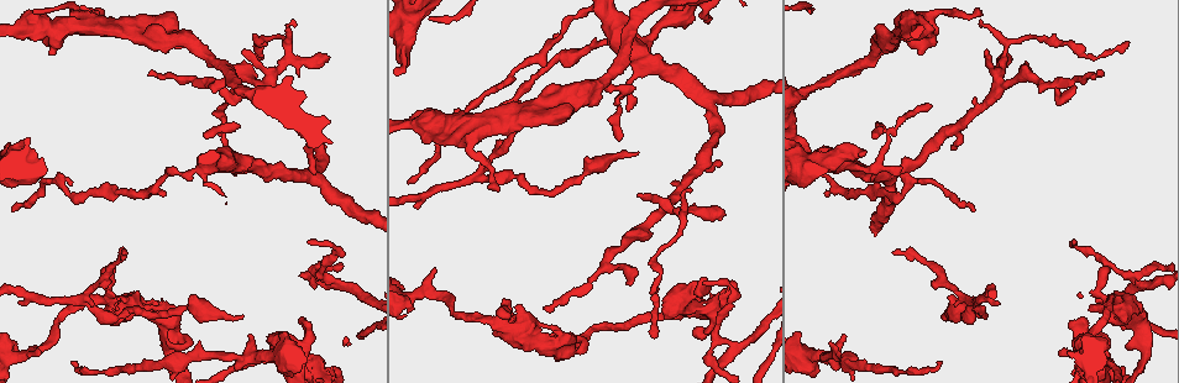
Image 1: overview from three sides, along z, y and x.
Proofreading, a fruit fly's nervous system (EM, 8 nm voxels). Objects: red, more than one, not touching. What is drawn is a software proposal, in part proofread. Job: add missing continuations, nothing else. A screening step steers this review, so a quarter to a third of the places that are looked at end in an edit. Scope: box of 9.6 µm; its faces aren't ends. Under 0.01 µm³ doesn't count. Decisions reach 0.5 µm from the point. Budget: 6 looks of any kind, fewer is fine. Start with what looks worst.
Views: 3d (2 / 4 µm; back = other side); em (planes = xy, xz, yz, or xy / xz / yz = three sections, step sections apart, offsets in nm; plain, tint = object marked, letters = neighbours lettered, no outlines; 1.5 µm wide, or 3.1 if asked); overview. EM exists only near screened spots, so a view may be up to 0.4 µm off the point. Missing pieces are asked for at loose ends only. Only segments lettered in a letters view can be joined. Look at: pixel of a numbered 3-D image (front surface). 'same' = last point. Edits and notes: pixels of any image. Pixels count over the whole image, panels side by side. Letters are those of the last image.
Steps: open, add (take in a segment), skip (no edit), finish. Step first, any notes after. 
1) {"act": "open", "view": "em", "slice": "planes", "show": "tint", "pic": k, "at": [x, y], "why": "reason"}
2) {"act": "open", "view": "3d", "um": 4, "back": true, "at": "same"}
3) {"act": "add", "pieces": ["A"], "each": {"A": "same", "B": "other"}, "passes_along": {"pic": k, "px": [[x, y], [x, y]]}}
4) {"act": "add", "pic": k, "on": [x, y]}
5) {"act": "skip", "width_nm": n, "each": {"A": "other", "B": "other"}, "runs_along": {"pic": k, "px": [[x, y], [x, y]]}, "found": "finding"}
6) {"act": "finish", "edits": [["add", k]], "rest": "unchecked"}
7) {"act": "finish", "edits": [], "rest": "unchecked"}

{"act": "open", "view": "em", "slice": "xz", "step": 8, "show": "letters", "pic": 1, "at": [1127, 43], "why": "branch stops here"}

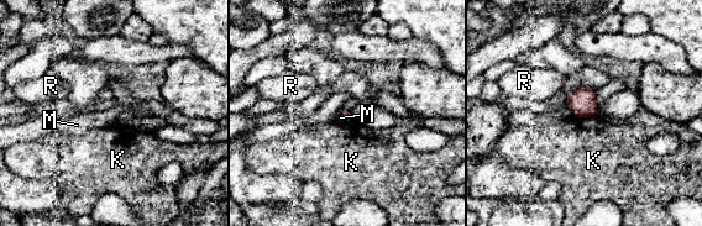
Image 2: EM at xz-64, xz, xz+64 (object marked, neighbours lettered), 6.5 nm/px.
{"act": "open", "view": "em", "slice": "planes", "show": "letters", "at": "same", "why": "another direction"}

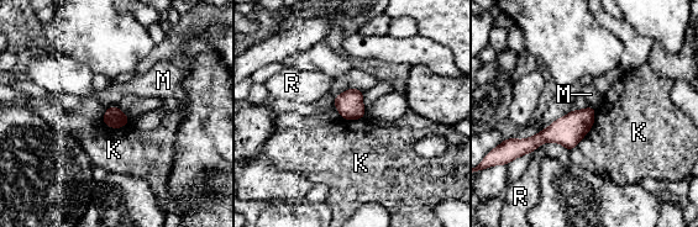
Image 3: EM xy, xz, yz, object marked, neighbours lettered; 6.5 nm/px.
{"act": "skip", "each": {"K": "other", "M": "other", "R": "other"}, "border": {"pic": 3, "px": [[596, 109], [593, 126], [576, 146]]}, "found": "no lettered segment goes on from it"}

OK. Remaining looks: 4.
{"act": "open", "view": "em", "slice": "planes", "show": "tint", "pic": 1, "at": [314, 172]}

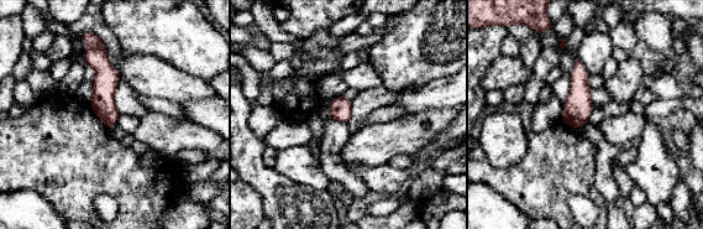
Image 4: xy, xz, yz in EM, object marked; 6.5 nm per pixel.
{"act": "open", "view": "em", "slice": "planes", "show": "letters", "at": "same"}

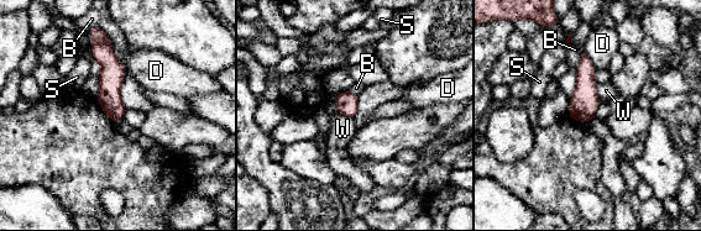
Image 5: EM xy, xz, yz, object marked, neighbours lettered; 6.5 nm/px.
{"act": "skip", "width_nm": 150, "each": {"B": "other", "D": "other", "S": "other", "W": "other"}, "runs_along": {"pic": 5, "px": [[104, 40], [110, 103], [119, 119]]}, "found": "none of them fits"}

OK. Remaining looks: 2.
{"act": "open", "view": "3d", "um": 2, "back": true, "pic": 1, "at": [1059, 355], "why": "an open end"}

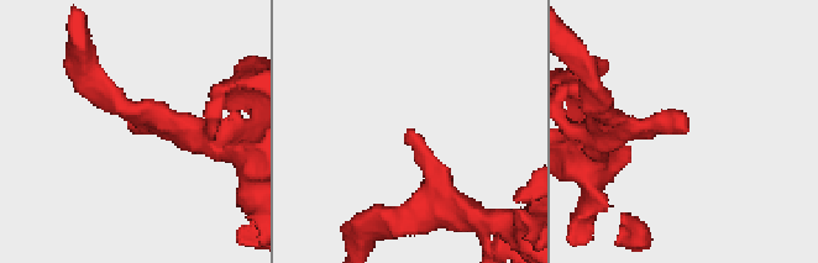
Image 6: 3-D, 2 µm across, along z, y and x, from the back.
{"act": "open", "view": "em", "slice": "planes", "show": "letters", "pic": 6, "at": [135, 130]}

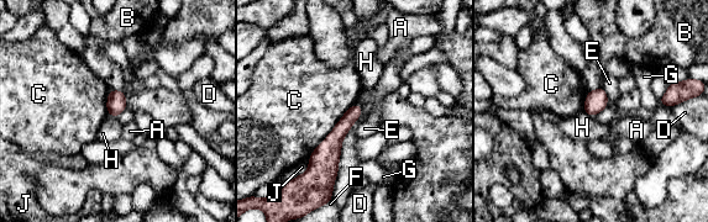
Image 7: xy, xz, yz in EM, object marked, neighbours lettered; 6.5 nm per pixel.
{"act": "skip", "longest_contact_nm": ["C", 480], "each": {"A": "other", "B": "other", "C": "other", "D": "other", "E": "other", "F": "other", "G": "other", "H": "other", "J": "other"}, "found": "none of them fits"}

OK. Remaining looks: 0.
{"act": "finish", "edits": [], "rest": "unchecked"}

